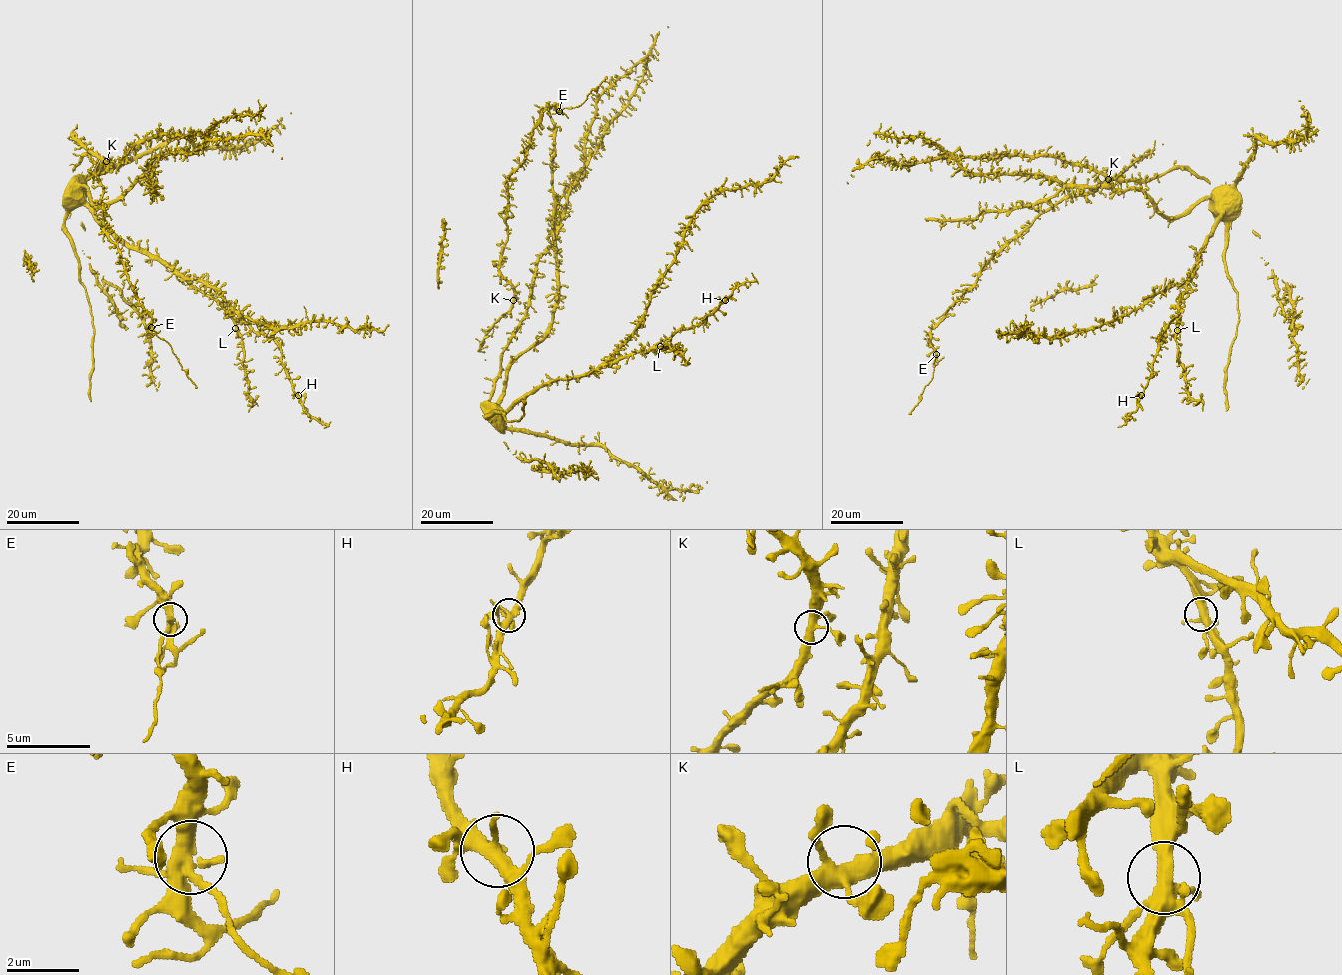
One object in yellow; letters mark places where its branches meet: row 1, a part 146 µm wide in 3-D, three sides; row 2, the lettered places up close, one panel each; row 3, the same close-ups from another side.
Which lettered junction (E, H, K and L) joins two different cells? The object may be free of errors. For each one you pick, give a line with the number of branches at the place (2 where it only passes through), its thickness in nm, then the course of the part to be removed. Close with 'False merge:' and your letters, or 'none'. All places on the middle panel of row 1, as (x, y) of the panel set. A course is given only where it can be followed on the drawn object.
E: 4 | 360 nm | (558, 111), (580, 105), (607, 76)
False merge: E

